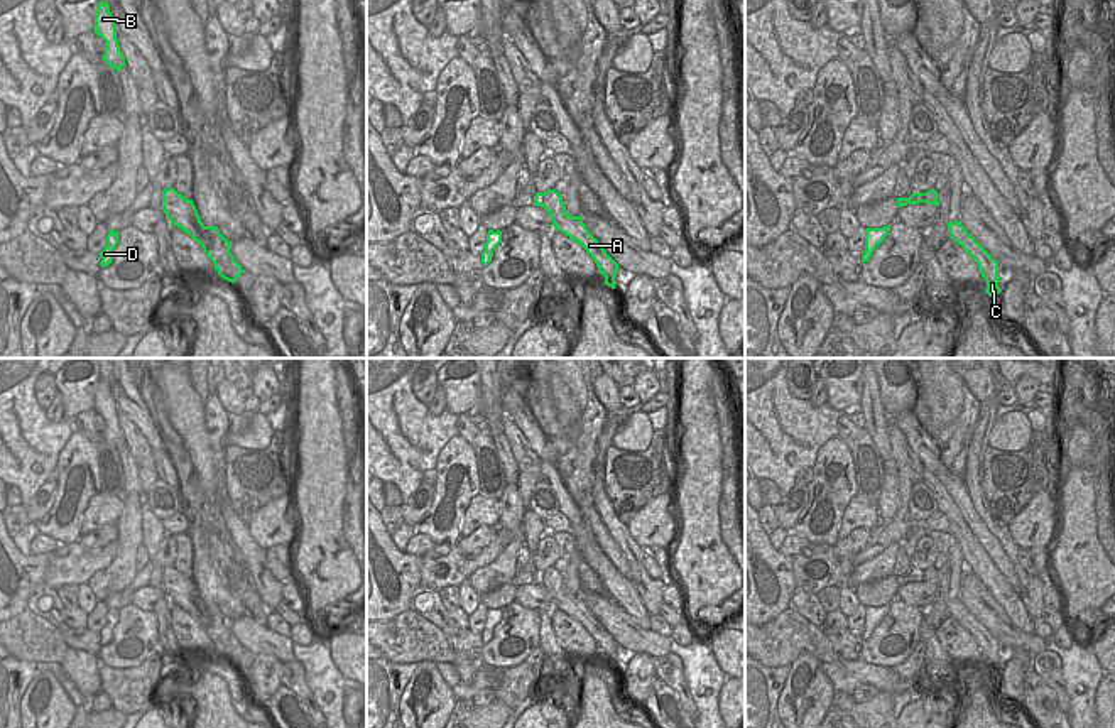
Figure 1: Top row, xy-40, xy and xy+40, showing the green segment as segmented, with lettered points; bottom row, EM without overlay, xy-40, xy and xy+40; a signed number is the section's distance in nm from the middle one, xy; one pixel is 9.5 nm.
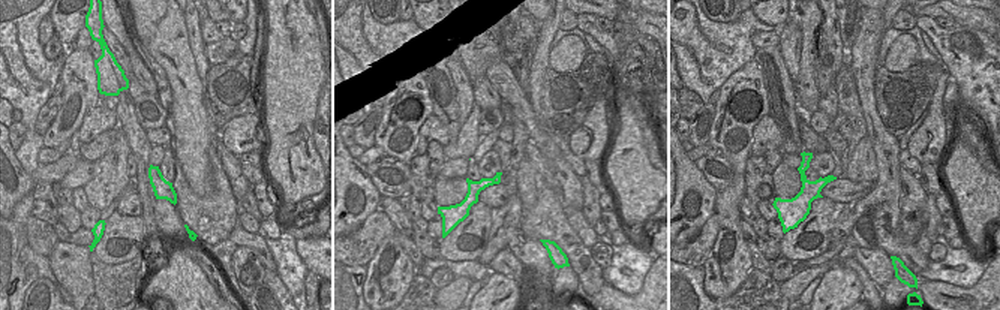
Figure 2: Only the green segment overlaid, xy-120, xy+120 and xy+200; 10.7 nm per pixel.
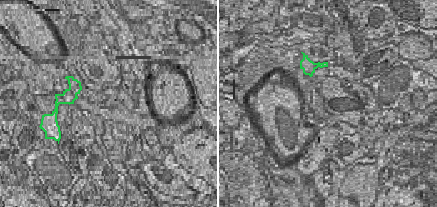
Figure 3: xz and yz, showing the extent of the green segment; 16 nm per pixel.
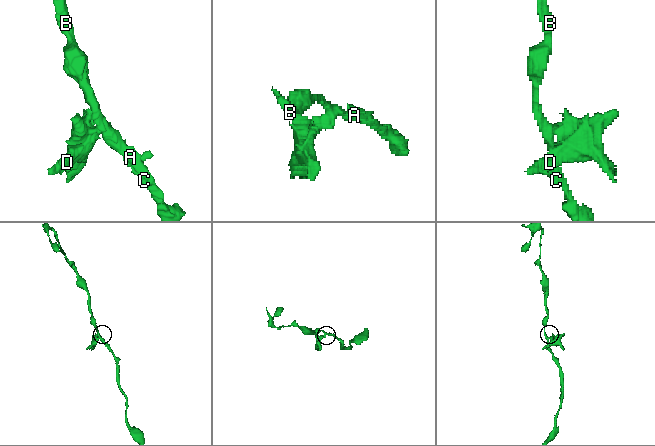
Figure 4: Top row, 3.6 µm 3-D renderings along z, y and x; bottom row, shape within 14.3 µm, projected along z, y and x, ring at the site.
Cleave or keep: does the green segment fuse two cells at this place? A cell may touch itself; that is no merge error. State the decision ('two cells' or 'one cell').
two cells

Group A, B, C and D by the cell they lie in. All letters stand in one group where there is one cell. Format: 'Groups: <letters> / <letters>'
Groups: A B C / D

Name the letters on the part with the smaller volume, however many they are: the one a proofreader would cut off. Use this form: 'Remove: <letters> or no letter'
Remove: D

